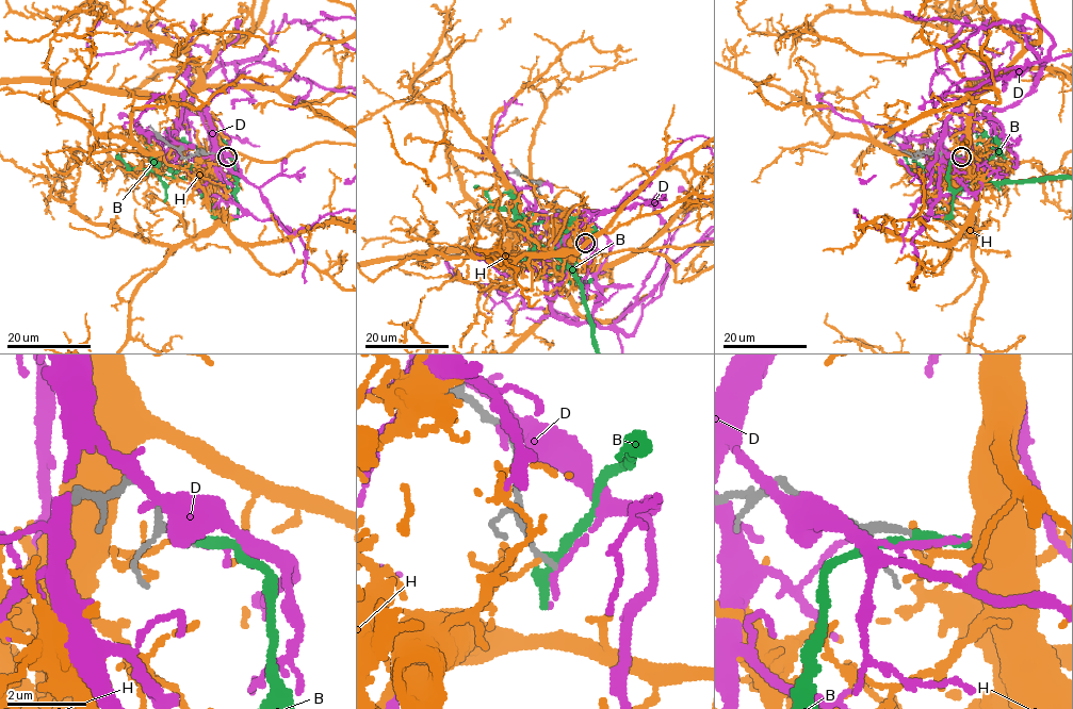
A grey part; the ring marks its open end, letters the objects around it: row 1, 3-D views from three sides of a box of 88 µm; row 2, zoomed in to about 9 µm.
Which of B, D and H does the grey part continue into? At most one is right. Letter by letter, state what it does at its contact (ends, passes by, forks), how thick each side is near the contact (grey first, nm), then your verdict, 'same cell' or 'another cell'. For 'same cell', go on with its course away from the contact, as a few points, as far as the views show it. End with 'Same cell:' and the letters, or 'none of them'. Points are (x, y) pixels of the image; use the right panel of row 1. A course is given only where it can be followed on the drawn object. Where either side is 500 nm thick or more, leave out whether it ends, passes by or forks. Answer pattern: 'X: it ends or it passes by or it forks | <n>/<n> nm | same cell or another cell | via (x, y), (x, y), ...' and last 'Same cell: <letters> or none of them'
B: it ends | 170/380 nm | another cell
D: it passes by | 140/140 nm | another cell
H: it ends | 190/110 nm | another cell
Same cell: none of them

